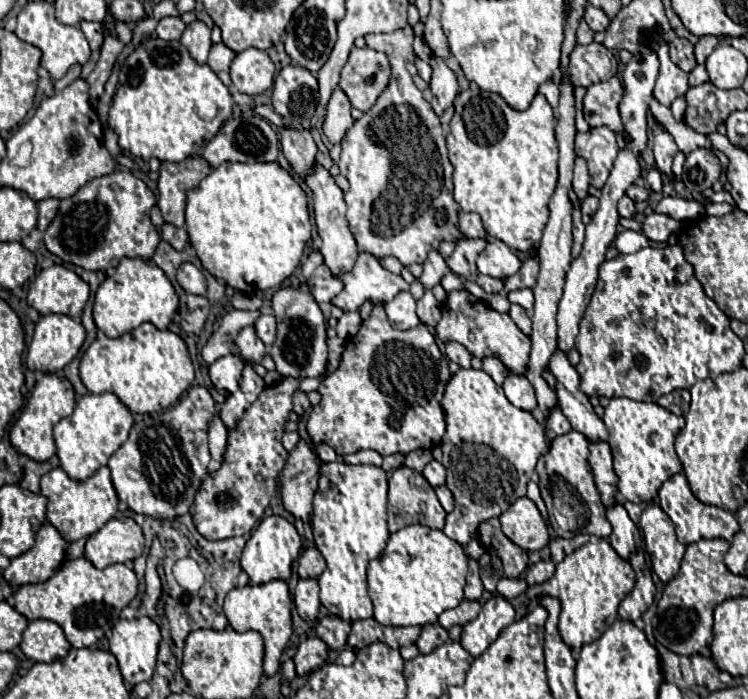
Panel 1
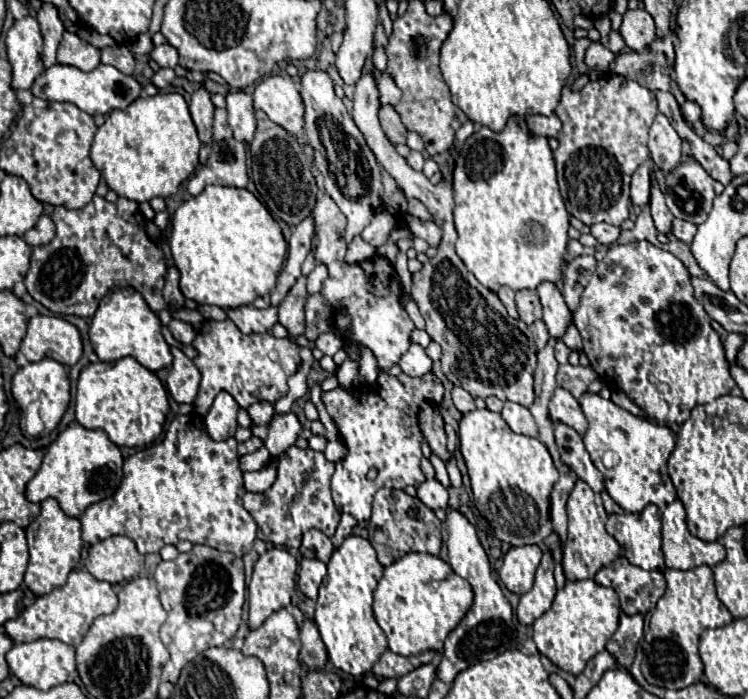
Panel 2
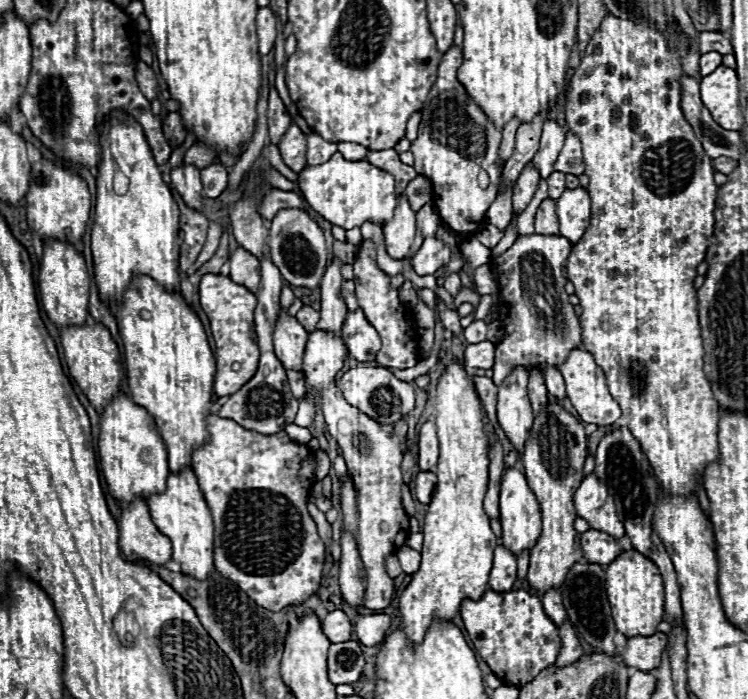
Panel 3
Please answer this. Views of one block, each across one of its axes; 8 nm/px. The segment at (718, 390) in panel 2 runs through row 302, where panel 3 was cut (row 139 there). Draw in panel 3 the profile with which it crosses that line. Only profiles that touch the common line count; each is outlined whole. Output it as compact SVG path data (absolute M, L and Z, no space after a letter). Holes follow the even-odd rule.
M608 14L600 30L592 36L592 40L586 46L586 54L576 68L574 76L570 78L568 90L566 90L566 122L570 132L574 132L580 142L582 142L582 152L584 152L584 164L586 164L586 174L590 178L588 192L592 198L592 216L590 216L590 226L572 246L572 254L568 256L566 262L566 276L568 280L576 286L576 296L580 298L582 306L582 316L580 316L580 326L582 326L582 348L588 350L596 364L604 370L610 394L622 408L622 418L618 420L622 426L628 426L634 438L640 442L642 452L646 458L650 456L650 466L654 468L660 484L674 492L674 494L696 494L698 490L698 474L704 472L704 466L708 462L718 460L718 402L714 400L710 382L704 374L704 346L702 346L702 332L698 324L698 292L694 288L694 280L698 276L696 268L700 262L706 258L708 250L708 238L714 234L714 208L716 208L716 194L718 194L718 184L714 182L714 166L712 158L704 154L700 138L696 138L692 126L688 126L688 120L684 118L684 112L680 108L680 78L684 76L682 70L682 60L688 56L688 42L686 34L676 30L674 20L664 24L664 30L650 30L646 22L632 22L624 18L616 18ZM672 36L674 40L674 50L668 48L668 38Z

